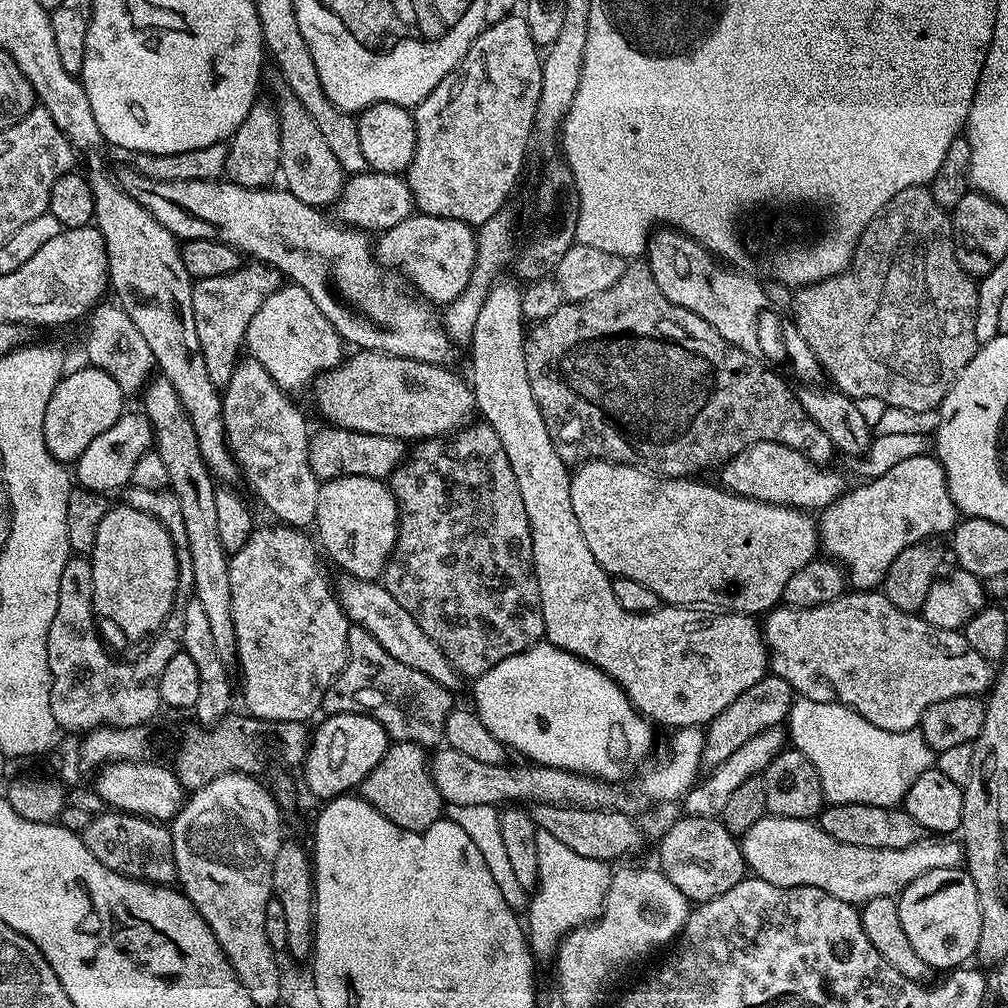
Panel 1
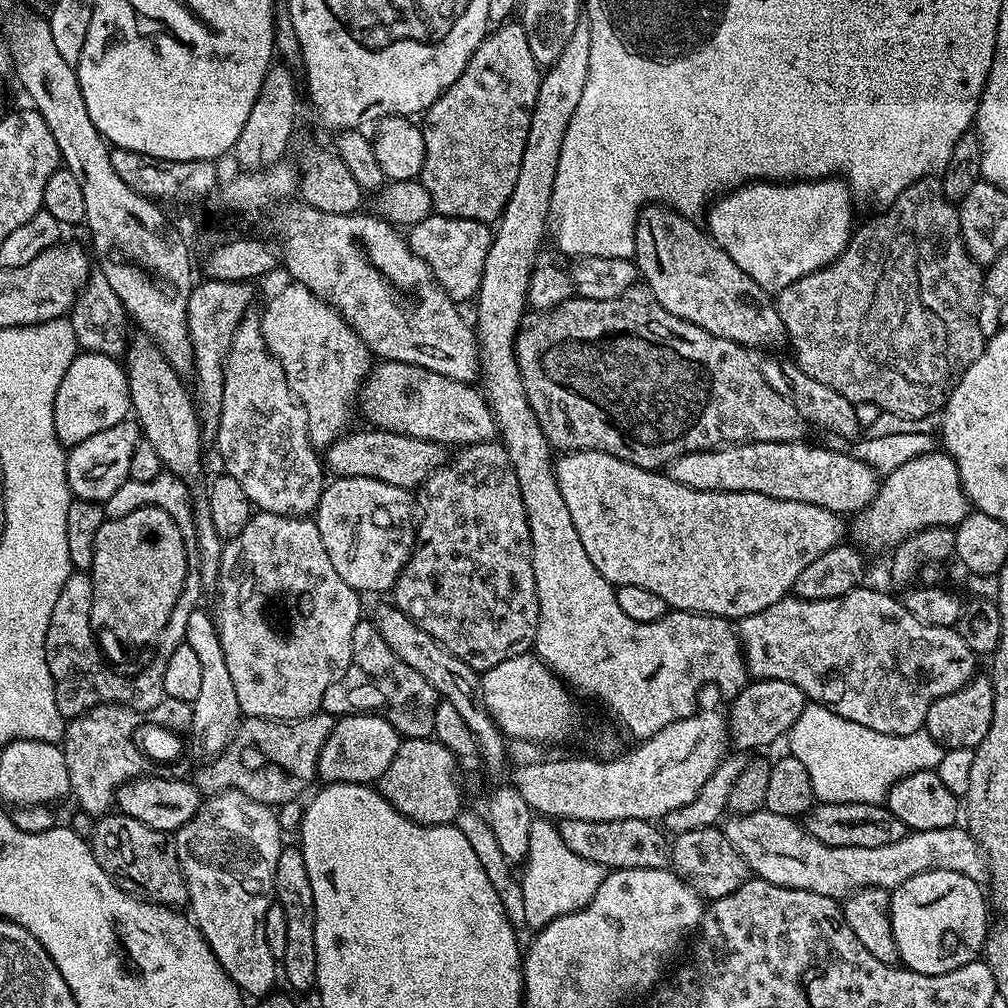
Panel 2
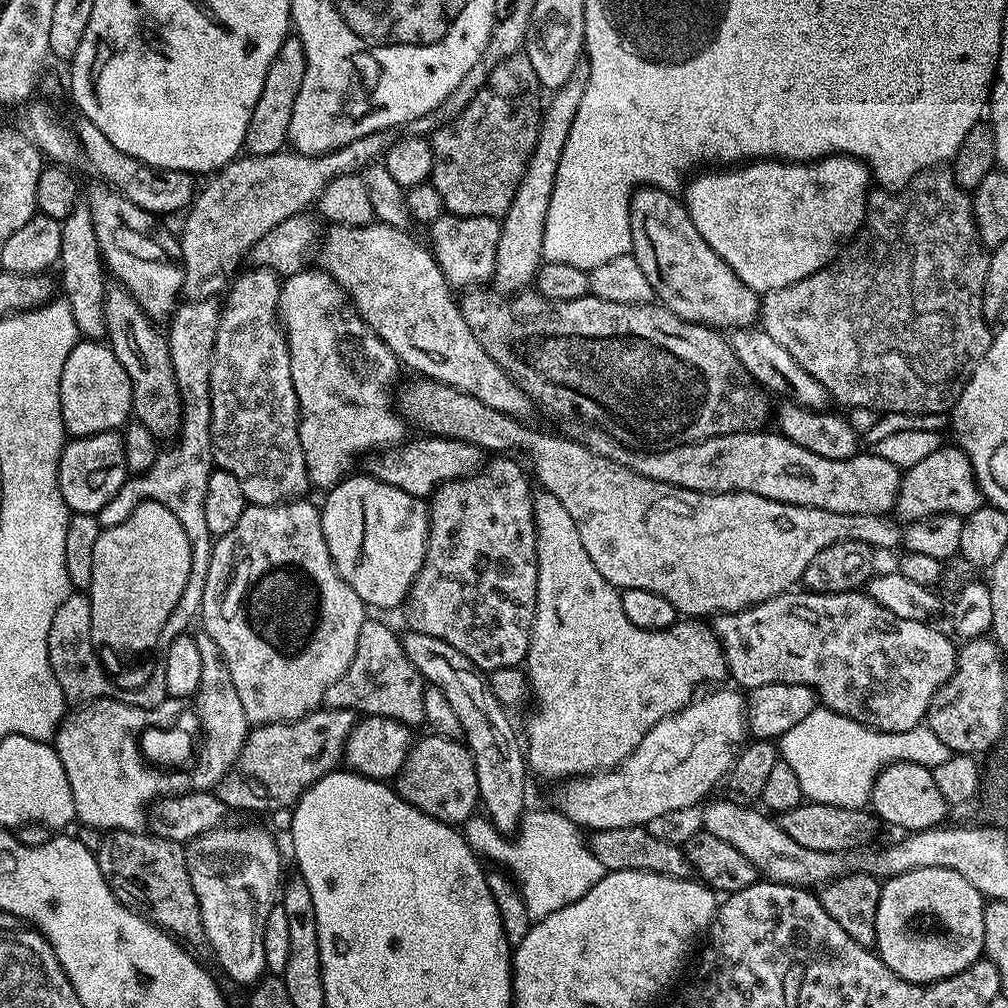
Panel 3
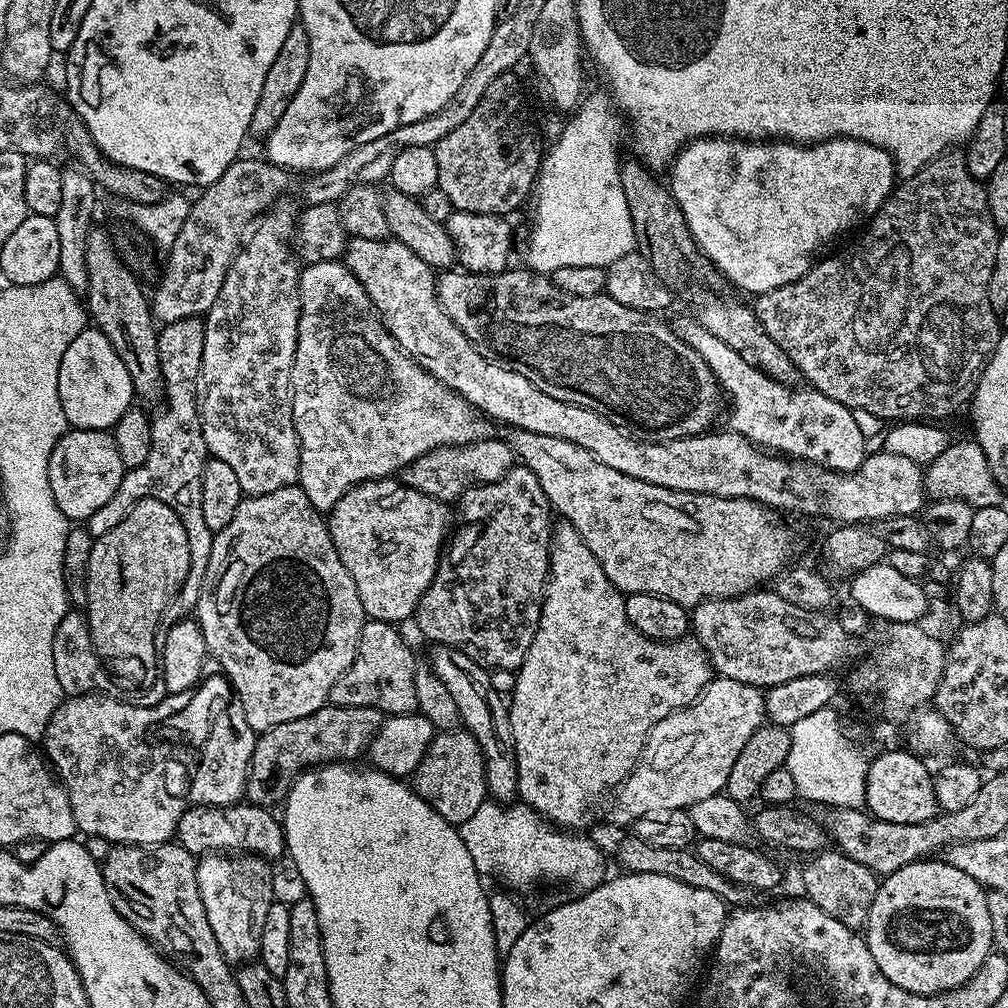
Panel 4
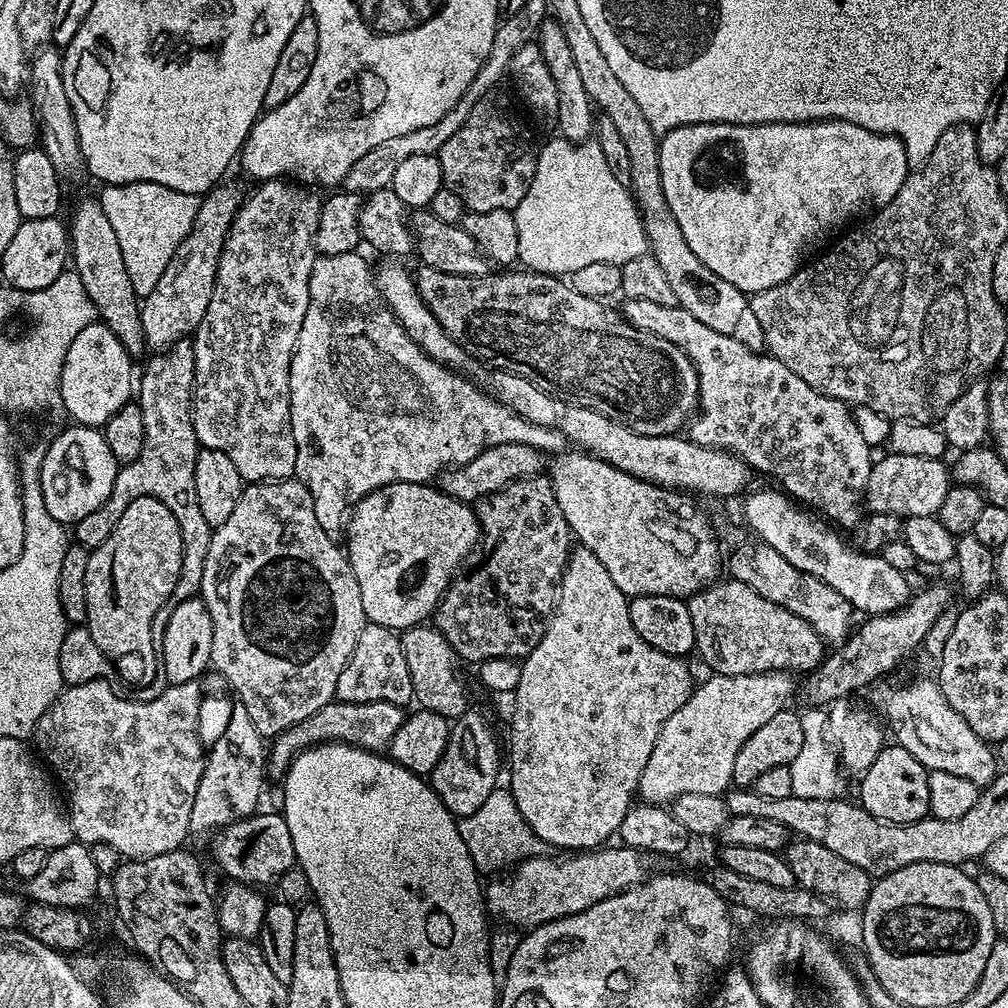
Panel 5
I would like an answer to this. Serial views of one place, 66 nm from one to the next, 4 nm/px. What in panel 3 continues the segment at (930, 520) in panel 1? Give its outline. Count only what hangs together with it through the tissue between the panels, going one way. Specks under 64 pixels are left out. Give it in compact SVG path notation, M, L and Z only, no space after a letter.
M941 446L918 466L910 466L900 477L900 493L896 495L895 515L901 521L921 520L930 514L954 514L961 518L974 514L985 498L976 485L970 458L958 446Z

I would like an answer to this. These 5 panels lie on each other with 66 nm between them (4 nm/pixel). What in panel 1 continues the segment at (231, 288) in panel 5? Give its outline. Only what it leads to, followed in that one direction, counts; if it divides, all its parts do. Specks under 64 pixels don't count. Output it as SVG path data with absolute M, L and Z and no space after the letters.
M251 358L241 359L237 363L235 370L230 374L230 382L223 385L222 399L222 418L228 448L236 460L237 469L248 479L253 494L280 519L277 521L281 525L301 530L311 529L316 522L321 481L316 479L310 466L310 431L308 432L308 424L304 421L303 414L296 409L296 404L292 401L295 399L281 388L278 382L274 382L274 378L266 370L266 366L262 366L262 362Z

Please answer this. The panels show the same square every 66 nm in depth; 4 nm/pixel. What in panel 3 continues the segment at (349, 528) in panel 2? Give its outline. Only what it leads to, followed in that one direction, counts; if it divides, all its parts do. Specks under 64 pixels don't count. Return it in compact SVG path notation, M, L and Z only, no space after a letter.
M371 474L356 475L349 475L327 489L325 496L328 497L319 505L322 534L326 534L330 558L346 586L350 586L369 609L396 608L399 604L401 607L408 599L418 570L422 570L428 545L429 505L421 497L406 494L406 490L398 490L398 486L390 486Z

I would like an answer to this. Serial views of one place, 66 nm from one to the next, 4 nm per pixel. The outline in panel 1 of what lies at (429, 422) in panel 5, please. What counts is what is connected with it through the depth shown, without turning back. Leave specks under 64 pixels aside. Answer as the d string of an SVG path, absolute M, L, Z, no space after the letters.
M291 282L277 287L276 292L258 306L258 314L250 318L244 344L247 355L262 362L274 382L292 394L296 394L303 384L311 385L322 373L337 368L346 356L340 349L342 341L338 330L334 330L326 314L314 306L314 298L310 298L302 286Z

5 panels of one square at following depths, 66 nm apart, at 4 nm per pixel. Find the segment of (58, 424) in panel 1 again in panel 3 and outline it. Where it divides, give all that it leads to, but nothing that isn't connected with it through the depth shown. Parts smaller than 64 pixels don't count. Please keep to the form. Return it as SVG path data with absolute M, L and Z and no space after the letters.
M84 338L77 342L74 350L70 350L70 358L66 358L66 366L62 370L60 409L64 431L72 438L93 436L99 432L114 432L123 429L124 425L129 423L132 416L132 383L126 370L122 370L122 362L118 362L107 343Z

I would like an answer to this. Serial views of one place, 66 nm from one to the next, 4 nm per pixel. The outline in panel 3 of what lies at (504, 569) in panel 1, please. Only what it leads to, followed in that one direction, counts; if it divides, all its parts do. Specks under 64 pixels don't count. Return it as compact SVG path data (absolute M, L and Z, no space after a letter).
M497 455L471 476L446 482L432 493L426 554L406 601L411 627L415 631L450 642L454 650L466 654L466 658L485 674L500 668L520 668L527 661L536 617L538 554L532 509L533 481L527 471L524 473L508 459L512 458Z

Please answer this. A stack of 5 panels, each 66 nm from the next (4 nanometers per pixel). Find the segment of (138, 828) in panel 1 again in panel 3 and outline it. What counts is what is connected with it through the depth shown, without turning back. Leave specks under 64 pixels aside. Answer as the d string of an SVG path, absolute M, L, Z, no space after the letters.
M109 831L105 835L102 846L96 851L96 865L104 880L112 888L112 893L132 912L157 924L165 932L171 932L177 940L185 945L205 943L204 927L202 926L202 914L198 906L198 898L194 894L194 886L190 886L190 870L186 870L186 858L184 857L184 844L167 840L147 831L117 832Z

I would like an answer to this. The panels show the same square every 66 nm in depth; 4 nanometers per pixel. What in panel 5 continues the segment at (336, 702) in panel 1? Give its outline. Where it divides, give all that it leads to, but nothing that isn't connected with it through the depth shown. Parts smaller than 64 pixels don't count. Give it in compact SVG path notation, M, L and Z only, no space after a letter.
M367 623L358 634L358 646L350 662L338 674L335 699L342 702L394 702L401 706L413 703L410 670L406 666L406 654L402 654L402 642L393 629Z

